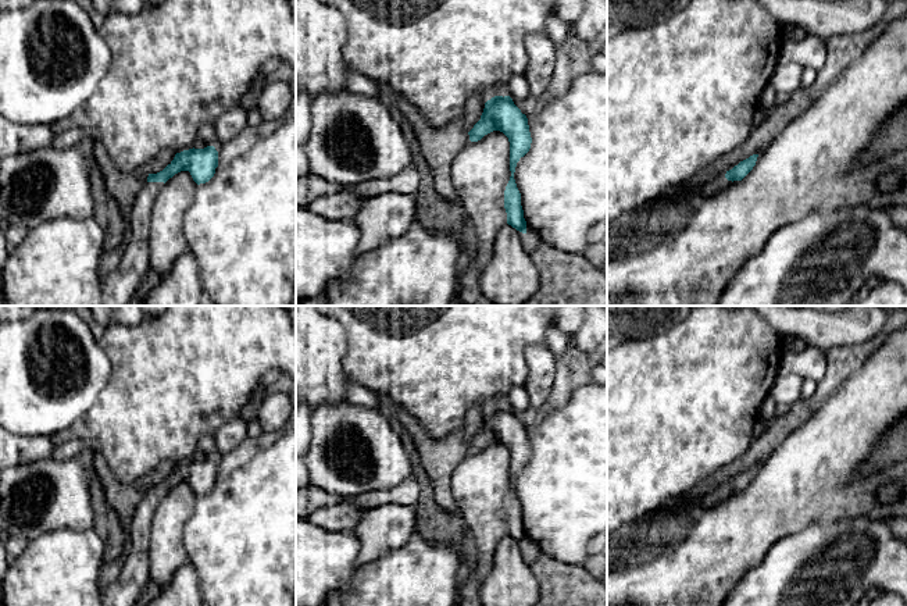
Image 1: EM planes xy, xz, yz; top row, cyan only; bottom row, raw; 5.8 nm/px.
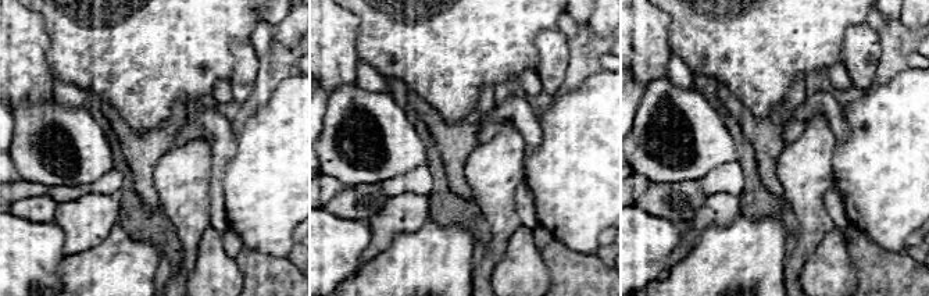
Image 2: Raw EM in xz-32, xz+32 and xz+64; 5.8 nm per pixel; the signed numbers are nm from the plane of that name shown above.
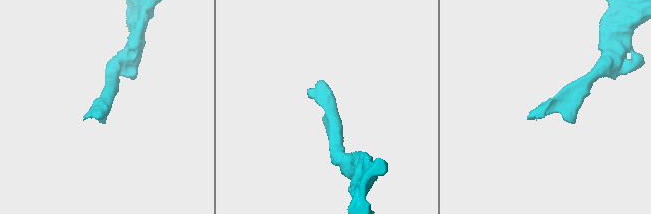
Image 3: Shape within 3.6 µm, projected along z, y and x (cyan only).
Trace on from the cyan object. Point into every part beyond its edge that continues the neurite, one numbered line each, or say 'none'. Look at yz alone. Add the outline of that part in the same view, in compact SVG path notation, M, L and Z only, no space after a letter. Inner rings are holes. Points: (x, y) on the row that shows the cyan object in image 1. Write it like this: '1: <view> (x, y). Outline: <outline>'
1: yz (714, 186). Outline: M726 171L719 174L715 179L710 181L704 188L703 188L703 195L706 196L713 196L715 193L719 193L724 190L732 181L728 181L725 178Z

